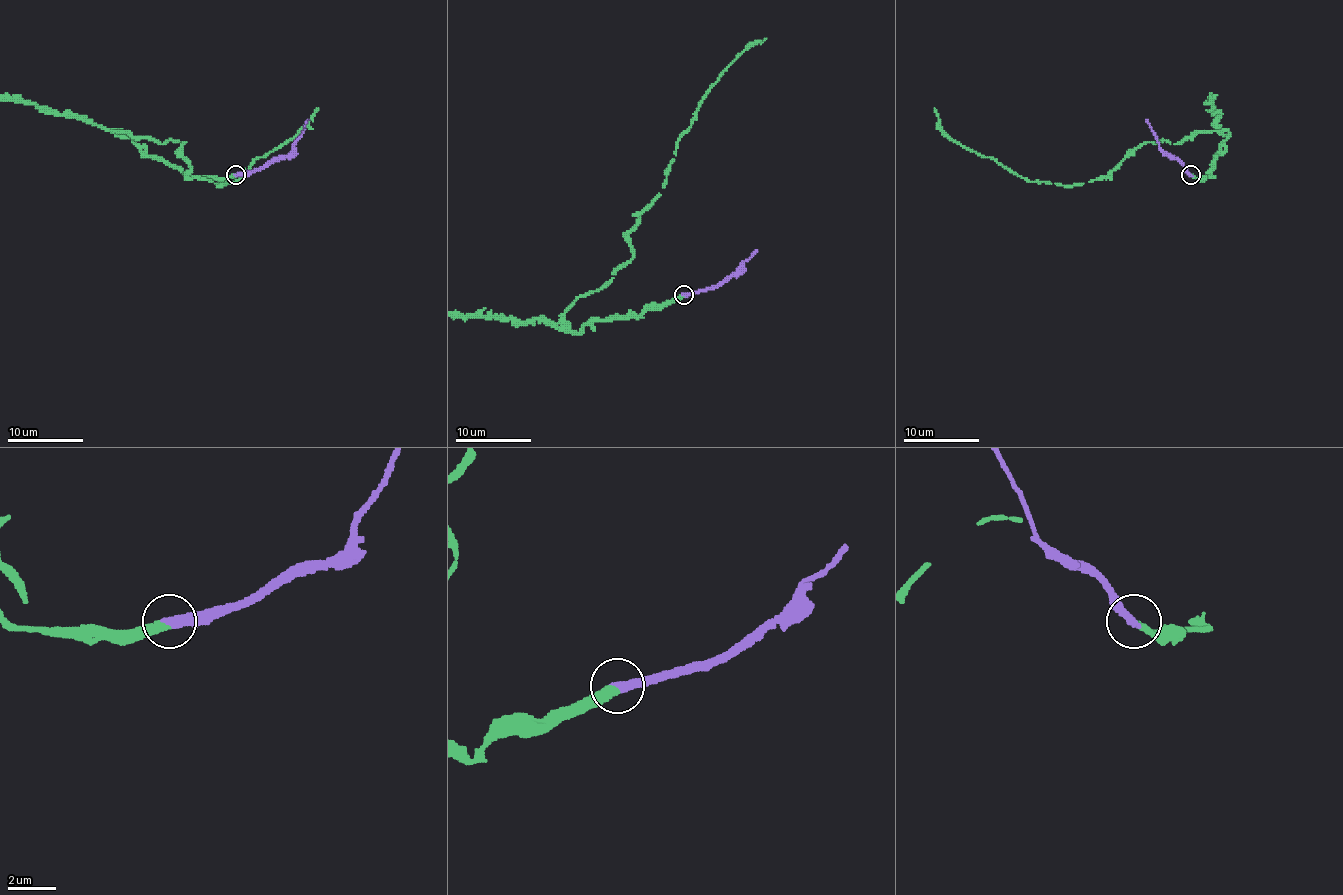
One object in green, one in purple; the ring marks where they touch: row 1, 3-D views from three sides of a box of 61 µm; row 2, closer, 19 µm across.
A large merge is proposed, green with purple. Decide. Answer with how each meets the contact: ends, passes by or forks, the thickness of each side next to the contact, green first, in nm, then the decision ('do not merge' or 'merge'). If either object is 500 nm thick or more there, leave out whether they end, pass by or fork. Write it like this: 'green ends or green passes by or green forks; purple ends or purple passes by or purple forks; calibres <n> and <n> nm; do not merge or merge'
green ends; purple ends; calibres 320 and 360 nm; merge

